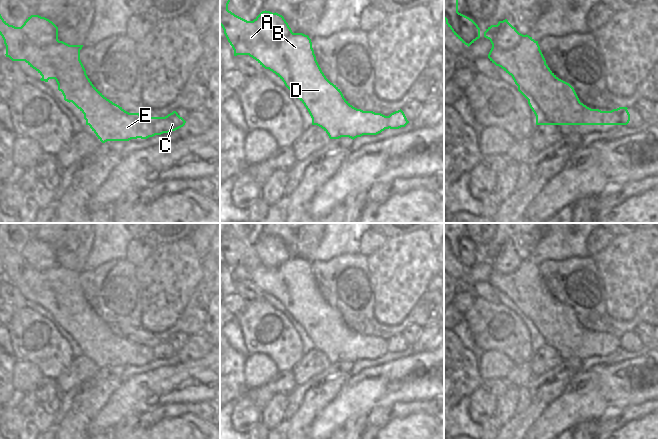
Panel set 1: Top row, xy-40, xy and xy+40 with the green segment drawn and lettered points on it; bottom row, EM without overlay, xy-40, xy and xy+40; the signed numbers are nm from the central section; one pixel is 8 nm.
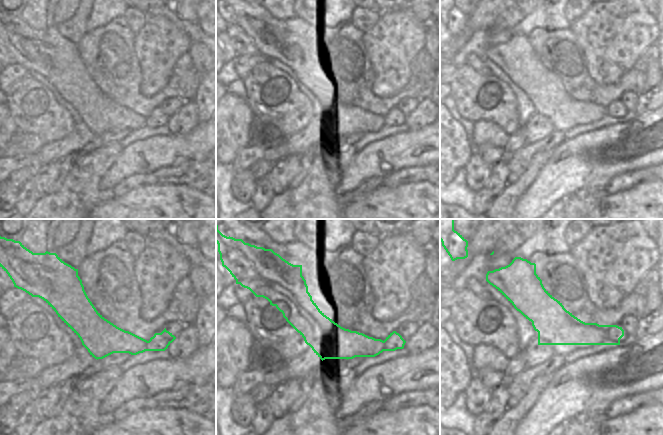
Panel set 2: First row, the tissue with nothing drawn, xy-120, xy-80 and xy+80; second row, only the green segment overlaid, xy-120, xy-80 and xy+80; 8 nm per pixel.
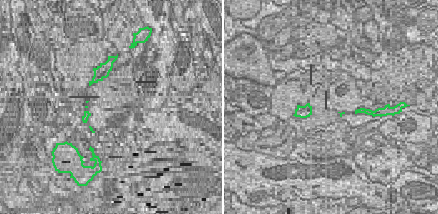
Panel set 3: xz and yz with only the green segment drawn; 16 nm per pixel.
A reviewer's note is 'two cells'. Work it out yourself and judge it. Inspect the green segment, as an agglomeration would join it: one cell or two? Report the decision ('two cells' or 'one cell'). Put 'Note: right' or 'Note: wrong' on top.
Note: right
two cells

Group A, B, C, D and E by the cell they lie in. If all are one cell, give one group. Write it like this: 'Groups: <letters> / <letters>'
Groups: A B D E / C.

